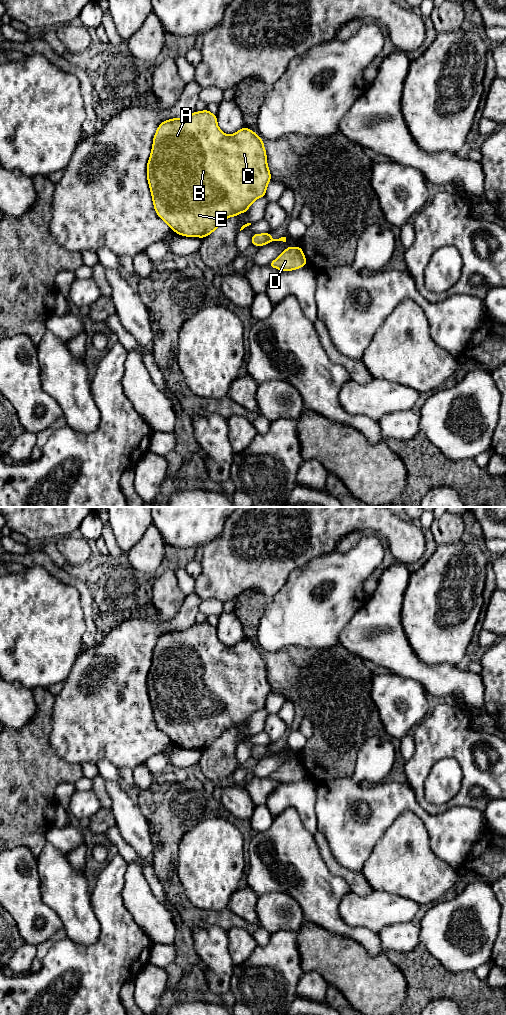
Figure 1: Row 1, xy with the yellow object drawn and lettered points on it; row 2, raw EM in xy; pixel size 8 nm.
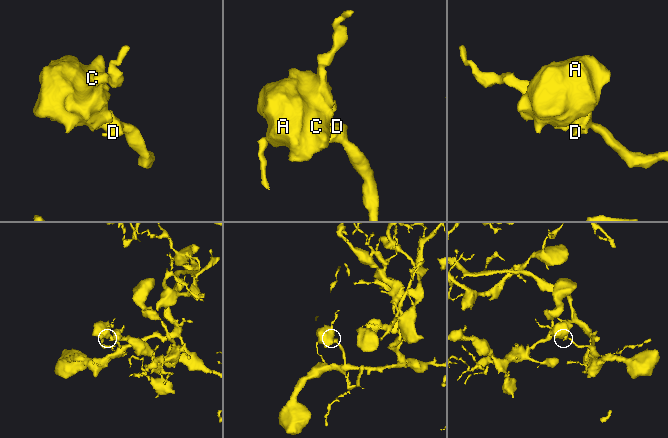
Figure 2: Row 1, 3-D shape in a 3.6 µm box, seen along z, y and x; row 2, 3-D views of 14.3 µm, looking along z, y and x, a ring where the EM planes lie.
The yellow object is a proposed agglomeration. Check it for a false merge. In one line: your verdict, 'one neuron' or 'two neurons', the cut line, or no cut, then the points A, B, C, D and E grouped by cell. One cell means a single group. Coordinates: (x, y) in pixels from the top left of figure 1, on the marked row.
one neuron; cut none; groups A B C D E

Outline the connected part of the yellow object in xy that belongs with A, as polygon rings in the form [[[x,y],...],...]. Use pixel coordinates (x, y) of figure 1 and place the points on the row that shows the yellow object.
[[[206,109],[159,125],[147,164],[147,179],[157,215],[179,235],[204,238],[226,218],[246,212],[256,199],[265,196],[271,174],[263,140],[257,133],[244,127],[227,135],[218,127],[216,115]]]

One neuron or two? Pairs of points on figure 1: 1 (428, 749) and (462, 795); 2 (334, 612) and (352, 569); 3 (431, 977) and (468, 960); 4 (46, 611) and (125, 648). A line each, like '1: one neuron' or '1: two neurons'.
1: one neuron
2: one neuron
3: two neurons
4: two neurons

